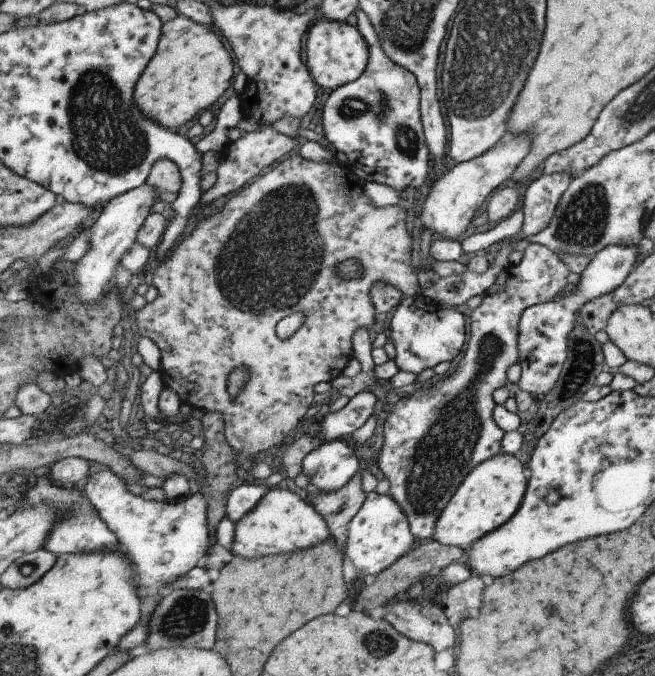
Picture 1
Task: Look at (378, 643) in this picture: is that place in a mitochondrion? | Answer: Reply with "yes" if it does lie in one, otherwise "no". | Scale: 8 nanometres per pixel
yes

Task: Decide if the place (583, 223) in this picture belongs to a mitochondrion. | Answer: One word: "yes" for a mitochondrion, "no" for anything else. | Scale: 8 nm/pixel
yes

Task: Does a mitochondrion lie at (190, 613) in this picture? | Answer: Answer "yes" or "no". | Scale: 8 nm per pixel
yes

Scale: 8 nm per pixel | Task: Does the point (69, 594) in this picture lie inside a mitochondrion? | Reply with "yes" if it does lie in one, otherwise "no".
no

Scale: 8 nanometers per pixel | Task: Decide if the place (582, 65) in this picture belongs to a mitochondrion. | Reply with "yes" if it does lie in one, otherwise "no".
no

